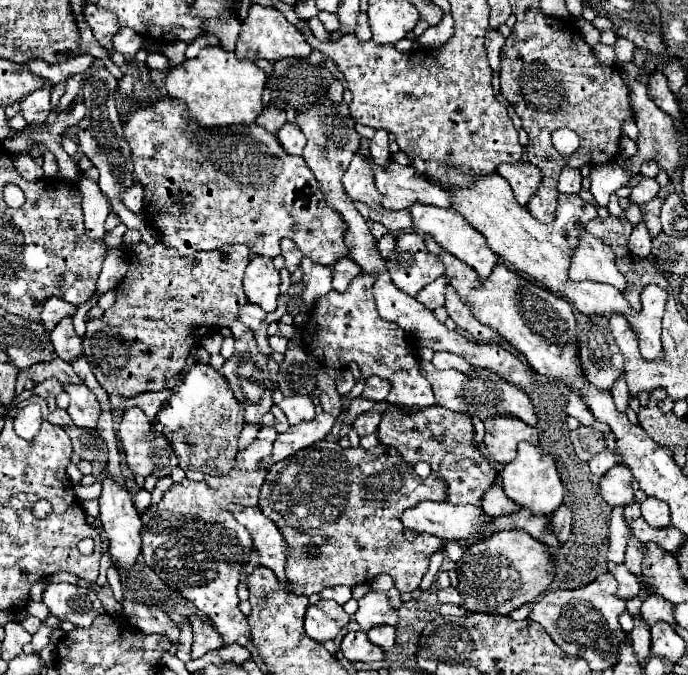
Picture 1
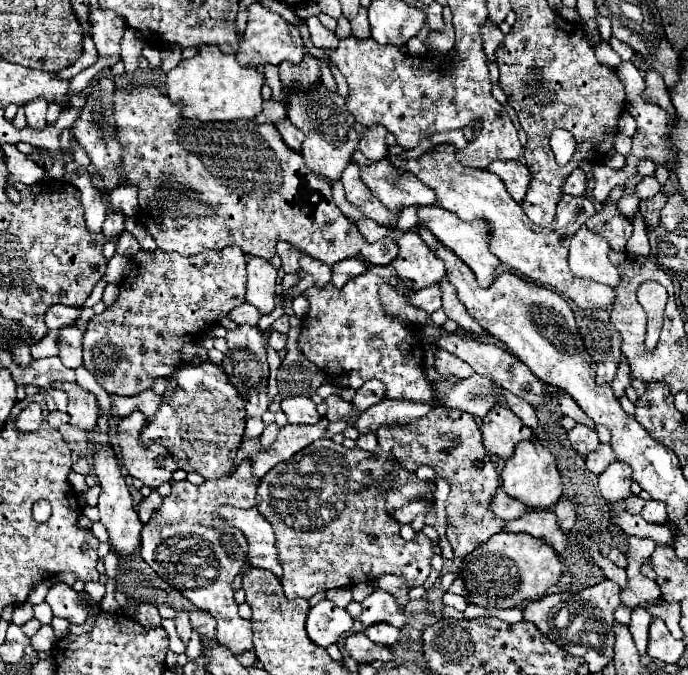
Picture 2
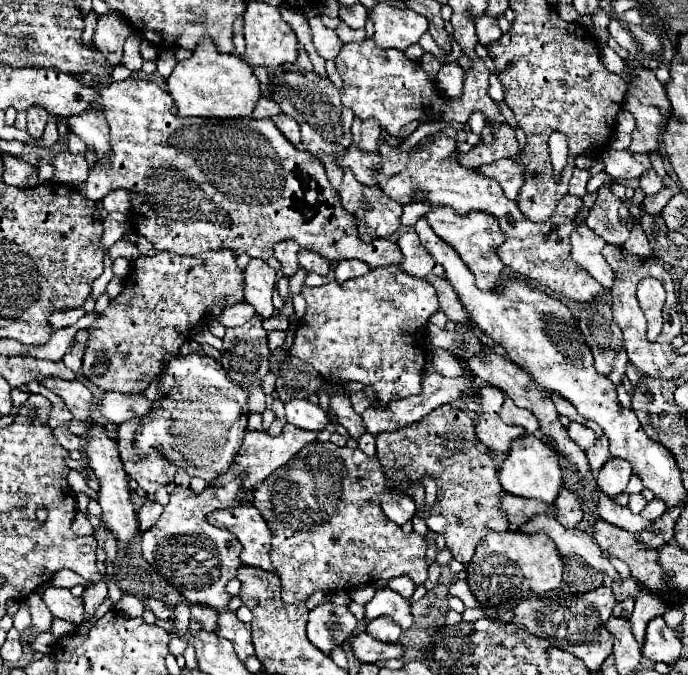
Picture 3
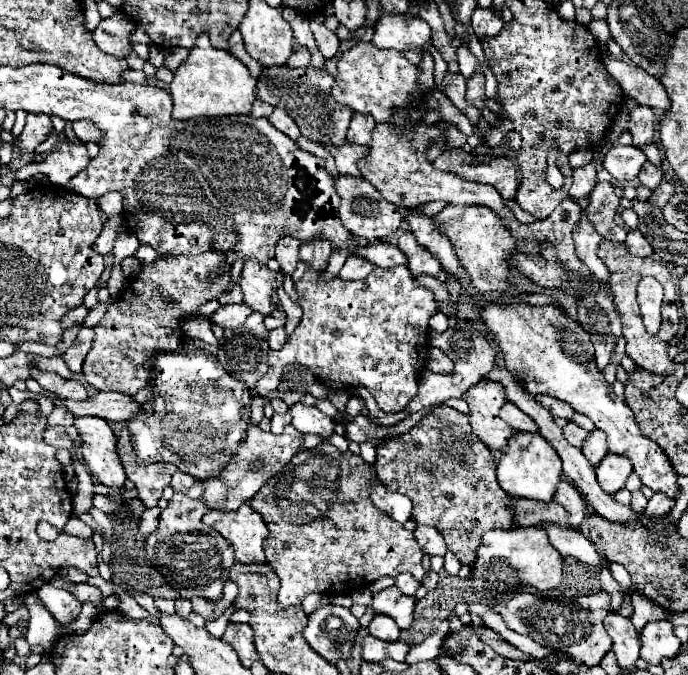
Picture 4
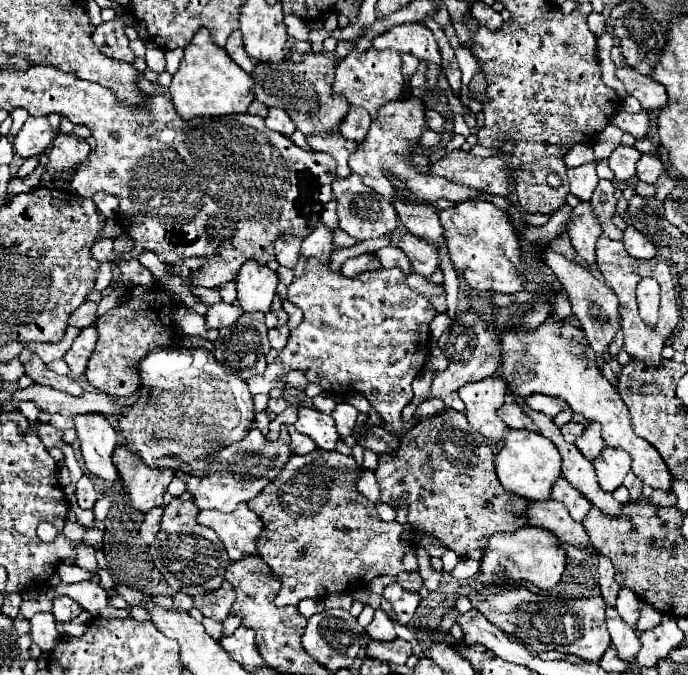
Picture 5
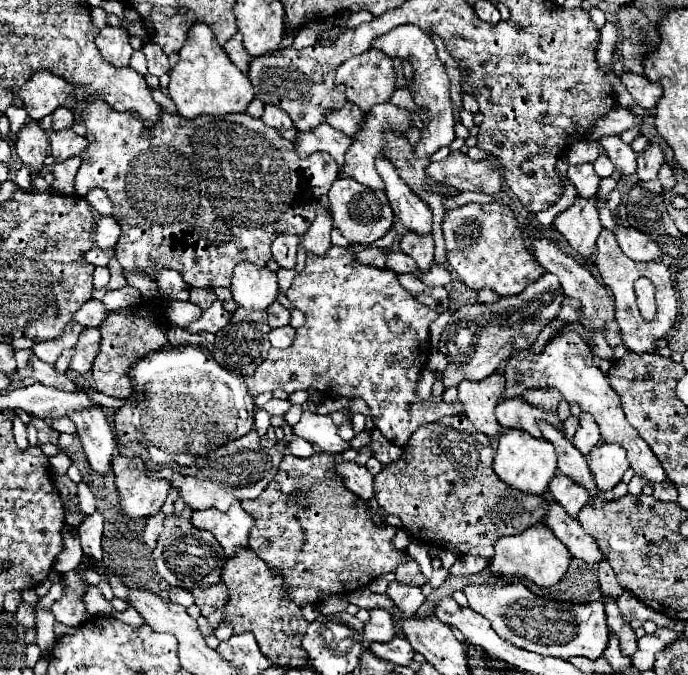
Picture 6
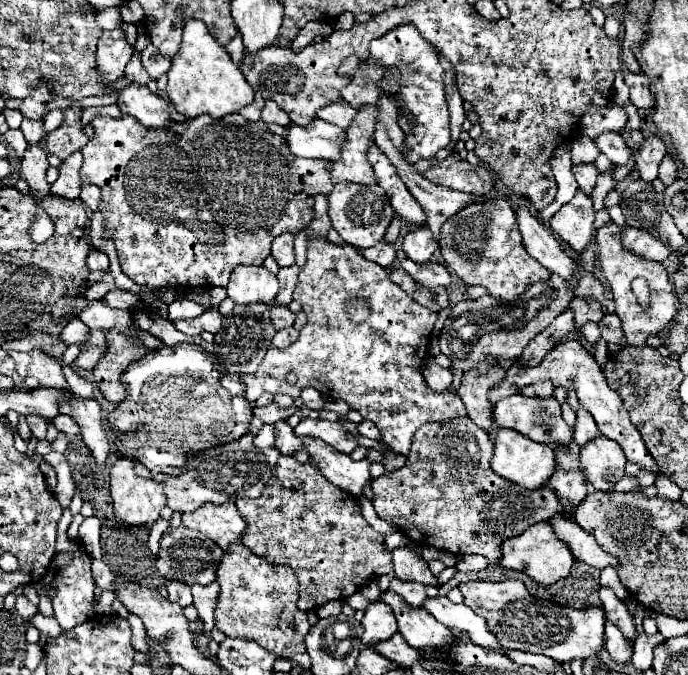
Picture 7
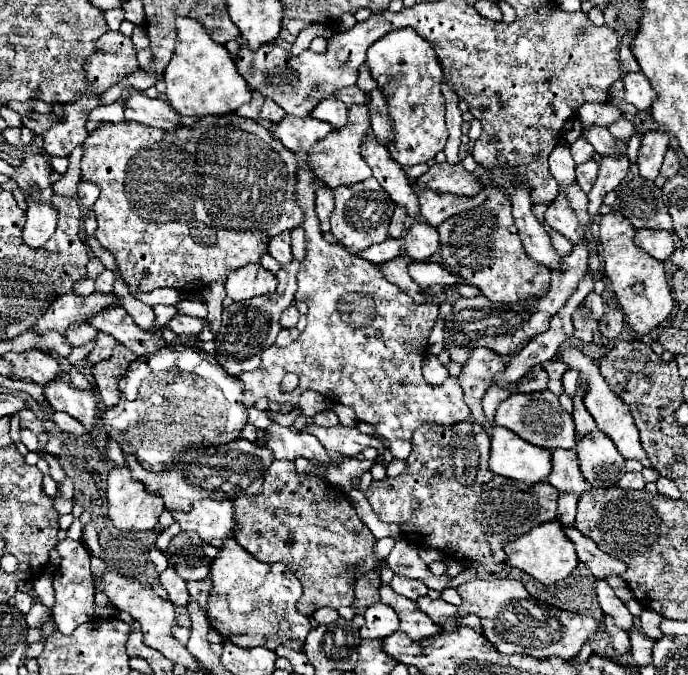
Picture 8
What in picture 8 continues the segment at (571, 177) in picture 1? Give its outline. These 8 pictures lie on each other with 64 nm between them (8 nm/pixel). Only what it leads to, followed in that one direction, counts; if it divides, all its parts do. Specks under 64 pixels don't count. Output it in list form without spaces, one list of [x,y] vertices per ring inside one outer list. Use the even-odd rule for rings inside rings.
[[[594,160],[590,162],[584,162],[584,164],[578,164],[576,166],[576,182],[580,184],[580,188],[588,194],[596,182],[596,176],[598,176],[598,164]]]

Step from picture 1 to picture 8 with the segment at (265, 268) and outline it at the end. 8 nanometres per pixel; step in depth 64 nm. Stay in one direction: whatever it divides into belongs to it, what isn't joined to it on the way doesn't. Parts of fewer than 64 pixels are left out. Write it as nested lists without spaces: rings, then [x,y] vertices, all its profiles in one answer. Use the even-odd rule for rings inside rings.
[[[248,264],[232,274],[226,280],[226,294],[234,302],[244,302],[254,296],[268,296],[276,290],[276,276],[264,270],[260,264]]]

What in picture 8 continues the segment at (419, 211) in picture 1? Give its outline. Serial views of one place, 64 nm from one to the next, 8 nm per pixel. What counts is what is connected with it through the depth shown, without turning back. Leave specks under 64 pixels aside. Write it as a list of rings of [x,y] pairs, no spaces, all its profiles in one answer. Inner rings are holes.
[[[492,192],[480,206],[464,210],[438,226],[440,254],[448,268],[460,278],[478,286],[492,302],[512,304],[532,296],[542,296],[550,286],[550,270],[528,260],[516,232],[510,200],[502,192]]]

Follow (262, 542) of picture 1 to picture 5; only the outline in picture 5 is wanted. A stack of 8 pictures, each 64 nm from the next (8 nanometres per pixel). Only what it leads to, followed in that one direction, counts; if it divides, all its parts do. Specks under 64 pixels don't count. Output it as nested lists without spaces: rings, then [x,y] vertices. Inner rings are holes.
[[[238,504],[238,508],[230,514],[218,510],[202,510],[198,514],[198,524],[204,524],[218,534],[228,550],[230,560],[260,556],[260,552],[256,552],[256,540],[262,534],[264,524],[260,516],[248,510],[246,504]]]

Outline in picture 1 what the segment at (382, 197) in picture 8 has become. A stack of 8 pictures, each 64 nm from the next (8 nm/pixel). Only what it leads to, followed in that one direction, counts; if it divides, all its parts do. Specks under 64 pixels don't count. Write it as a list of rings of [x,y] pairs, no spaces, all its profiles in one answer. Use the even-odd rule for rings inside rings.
[[[356,152],[348,170],[344,172],[342,184],[344,184],[344,188],[352,200],[366,202],[370,208],[380,206],[382,200],[380,200],[380,192],[376,192],[372,168],[360,152]]]

